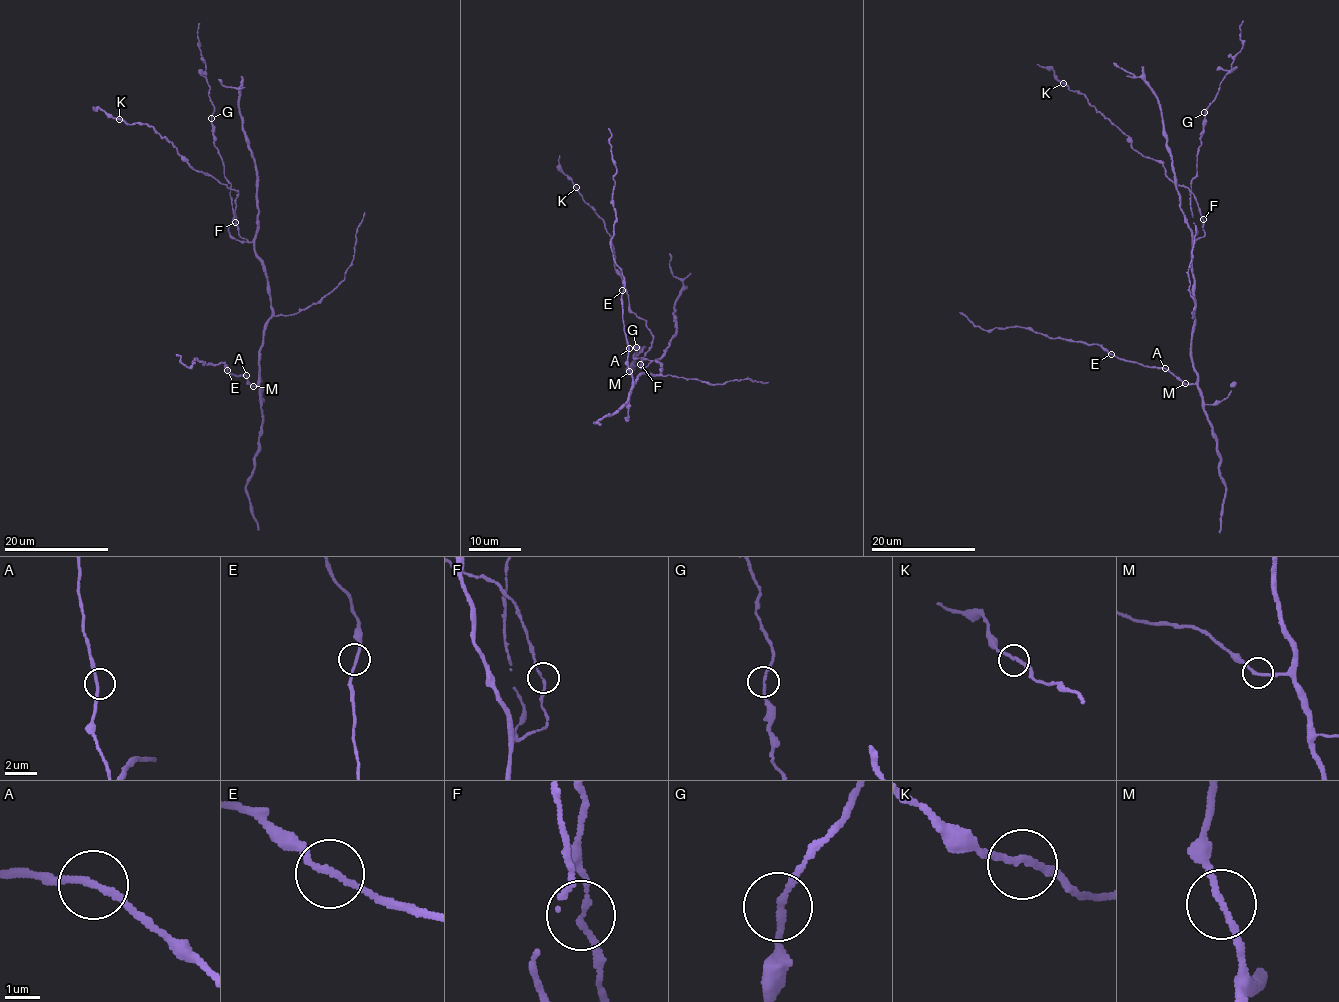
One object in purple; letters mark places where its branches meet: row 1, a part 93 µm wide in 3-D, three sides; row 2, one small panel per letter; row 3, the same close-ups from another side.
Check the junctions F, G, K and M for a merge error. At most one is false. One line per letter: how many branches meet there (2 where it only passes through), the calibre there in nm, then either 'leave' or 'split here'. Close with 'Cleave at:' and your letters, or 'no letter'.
F: branches 2; calibre 150 nm; leave
G: branches 2; calibre 160 nm; leave
K: branches 2; calibre 180 nm; leave
M: branches 2; calibre 170 nm; leave
Cleave at: no letter

